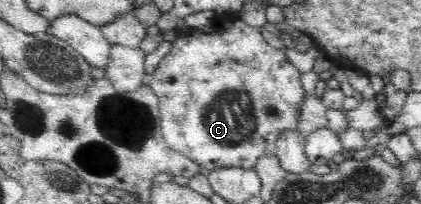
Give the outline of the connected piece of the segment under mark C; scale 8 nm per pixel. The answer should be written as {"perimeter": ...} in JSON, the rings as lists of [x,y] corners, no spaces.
{"perimeter":[[[233,21],[232,26],[215,25],[215,23],[205,25],[203,28],[187,29],[183,37],[178,37],[171,45],[167,57],[161,61],[157,70],[152,74],[153,80],[149,83],[150,88],[158,97],[160,109],[160,126],[165,144],[173,149],[173,152],[185,154],[185,157],[197,162],[197,165],[209,170],[223,169],[225,167],[243,167],[254,169],[257,161],[265,155],[276,155],[277,141],[281,133],[288,130],[298,130],[300,121],[299,111],[303,105],[306,91],[301,84],[302,74],[288,61],[283,49],[273,48],[259,28],[246,25],[243,21]]]}

